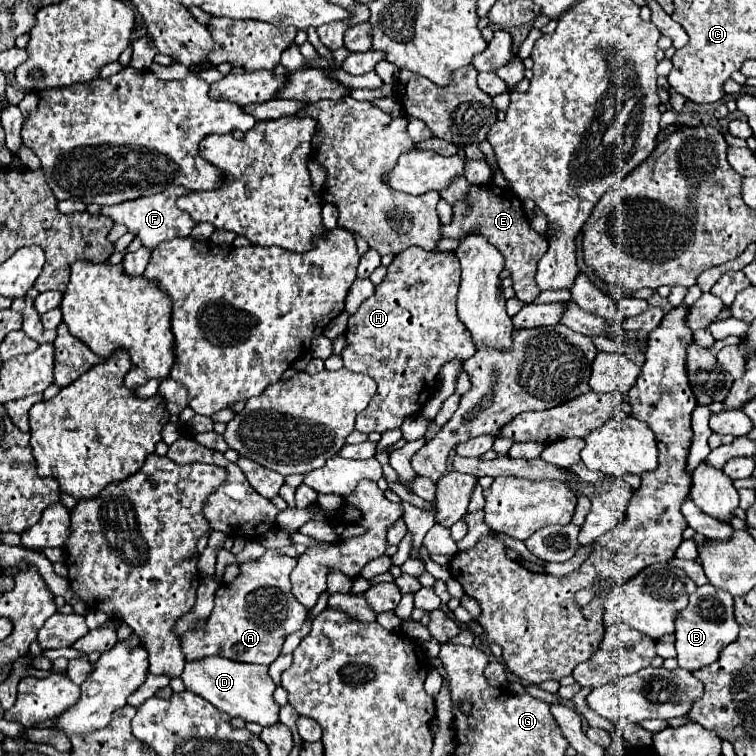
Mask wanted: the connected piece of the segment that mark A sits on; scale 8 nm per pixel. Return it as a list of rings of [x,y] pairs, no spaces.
[[[268,549],[260,559],[240,565],[240,575],[216,591],[208,629],[194,629],[182,635],[182,649],[188,661],[204,657],[226,657],[240,663],[270,665],[282,649],[284,639],[298,631],[308,611],[290,593],[290,571],[296,559],[282,555],[278,549]]]

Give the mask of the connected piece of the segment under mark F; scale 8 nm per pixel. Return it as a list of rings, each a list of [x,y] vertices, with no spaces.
[[[168,187],[164,193],[158,195],[150,195],[150,197],[140,197],[140,199],[132,199],[132,201],[124,201],[120,205],[106,205],[102,207],[102,213],[108,215],[114,223],[124,223],[128,227],[128,231],[136,231],[138,239],[142,239],[144,247],[154,249],[158,243],[168,241],[168,239],[176,239],[176,237],[188,237],[190,231],[194,229],[196,221],[182,209],[176,207],[176,199],[180,195],[190,193],[184,187]]]

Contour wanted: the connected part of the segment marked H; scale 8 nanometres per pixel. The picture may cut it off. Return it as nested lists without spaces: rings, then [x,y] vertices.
[[[408,247],[388,265],[388,273],[374,295],[350,315],[346,347],[342,349],[344,367],[370,375],[378,385],[370,405],[356,417],[360,433],[400,429],[404,419],[416,415],[434,395],[442,365],[454,359],[466,361],[476,353],[468,329],[456,313],[458,285],[460,263],[454,253],[428,253],[420,247]]]

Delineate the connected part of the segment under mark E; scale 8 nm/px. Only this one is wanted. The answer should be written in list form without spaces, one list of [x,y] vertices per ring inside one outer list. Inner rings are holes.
[[[492,183],[472,185],[468,201],[464,205],[454,205],[452,225],[442,225],[442,237],[460,239],[468,231],[484,235],[488,239],[488,243],[492,243],[502,253],[502,257],[506,259],[506,269],[512,273],[512,279],[514,279],[516,297],[522,303],[532,303],[540,295],[534,275],[536,275],[536,265],[538,265],[540,257],[548,249],[548,241],[544,239],[544,235],[536,233],[530,227],[530,223],[526,221],[522,201],[516,197],[516,193],[508,187],[502,189]],[[468,205],[472,205],[472,207],[468,207]]]

